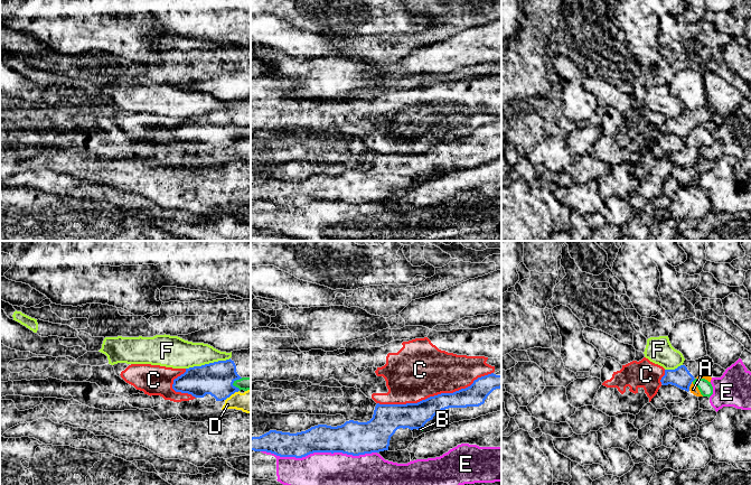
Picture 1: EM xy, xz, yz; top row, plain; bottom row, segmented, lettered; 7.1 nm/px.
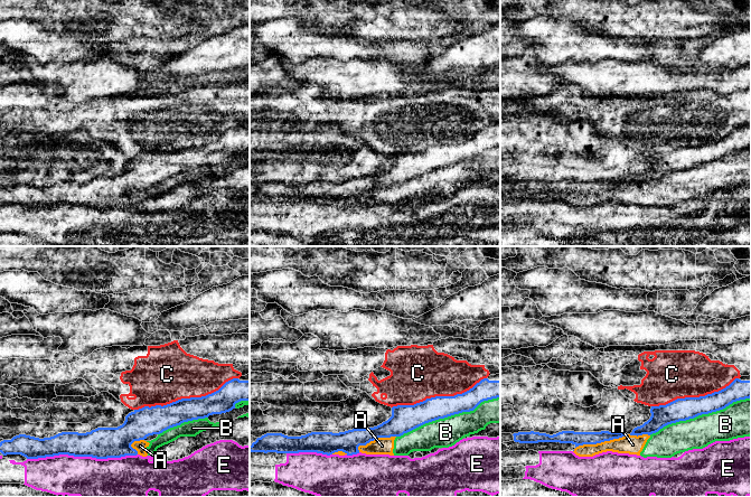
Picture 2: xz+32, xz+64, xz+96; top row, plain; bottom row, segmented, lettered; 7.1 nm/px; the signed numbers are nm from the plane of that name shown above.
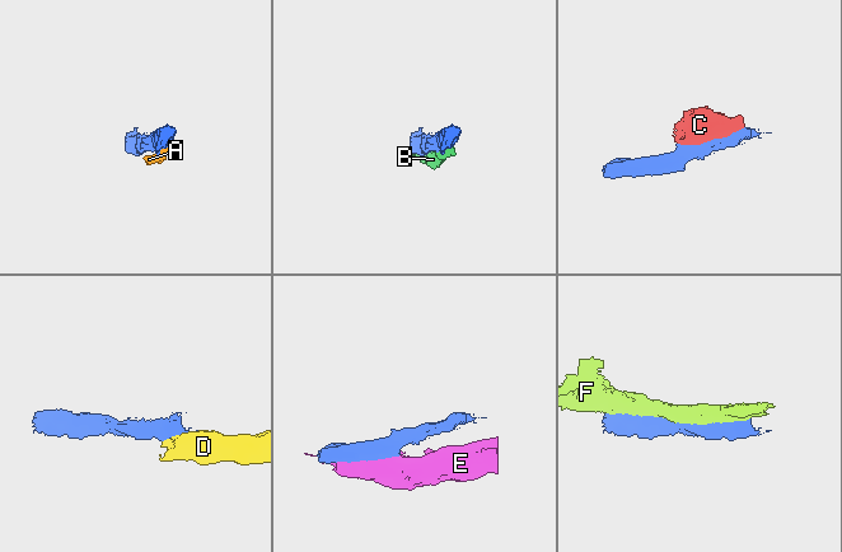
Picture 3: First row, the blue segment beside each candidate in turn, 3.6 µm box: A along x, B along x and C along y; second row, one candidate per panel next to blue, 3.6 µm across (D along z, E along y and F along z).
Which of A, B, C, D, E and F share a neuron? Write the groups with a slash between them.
A B / C / D / E / F

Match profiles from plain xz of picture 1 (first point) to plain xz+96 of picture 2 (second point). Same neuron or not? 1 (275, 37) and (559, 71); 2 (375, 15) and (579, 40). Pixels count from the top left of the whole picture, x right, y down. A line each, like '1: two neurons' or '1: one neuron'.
1: two neurons
2: two neurons

